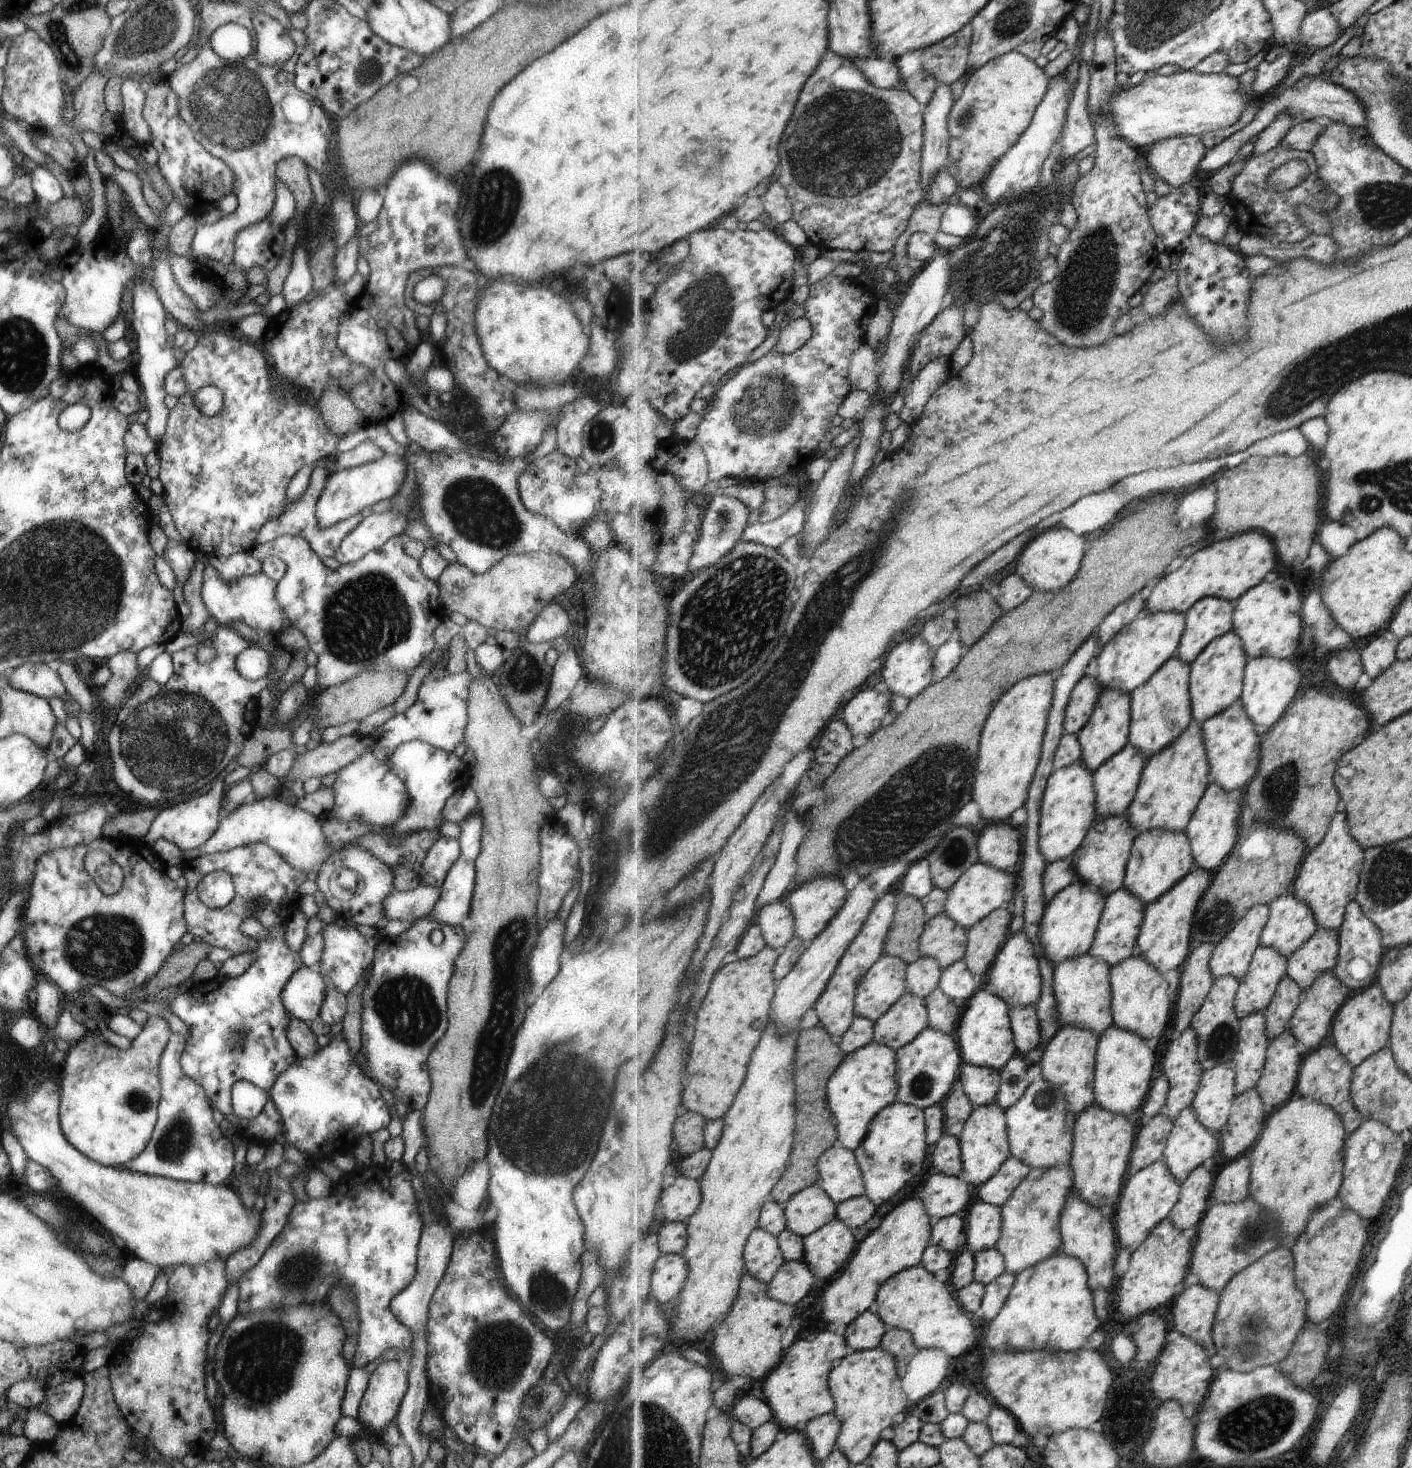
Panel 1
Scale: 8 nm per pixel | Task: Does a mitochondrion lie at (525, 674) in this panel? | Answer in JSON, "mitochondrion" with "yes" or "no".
{"mitochondrion":"yes"}

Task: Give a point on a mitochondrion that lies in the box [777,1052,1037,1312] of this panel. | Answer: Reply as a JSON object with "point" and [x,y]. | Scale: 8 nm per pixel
{"point":[921,1086]}

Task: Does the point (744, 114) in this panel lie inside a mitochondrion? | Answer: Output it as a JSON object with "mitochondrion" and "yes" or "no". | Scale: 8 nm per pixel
{"mitochondrion":"no"}

